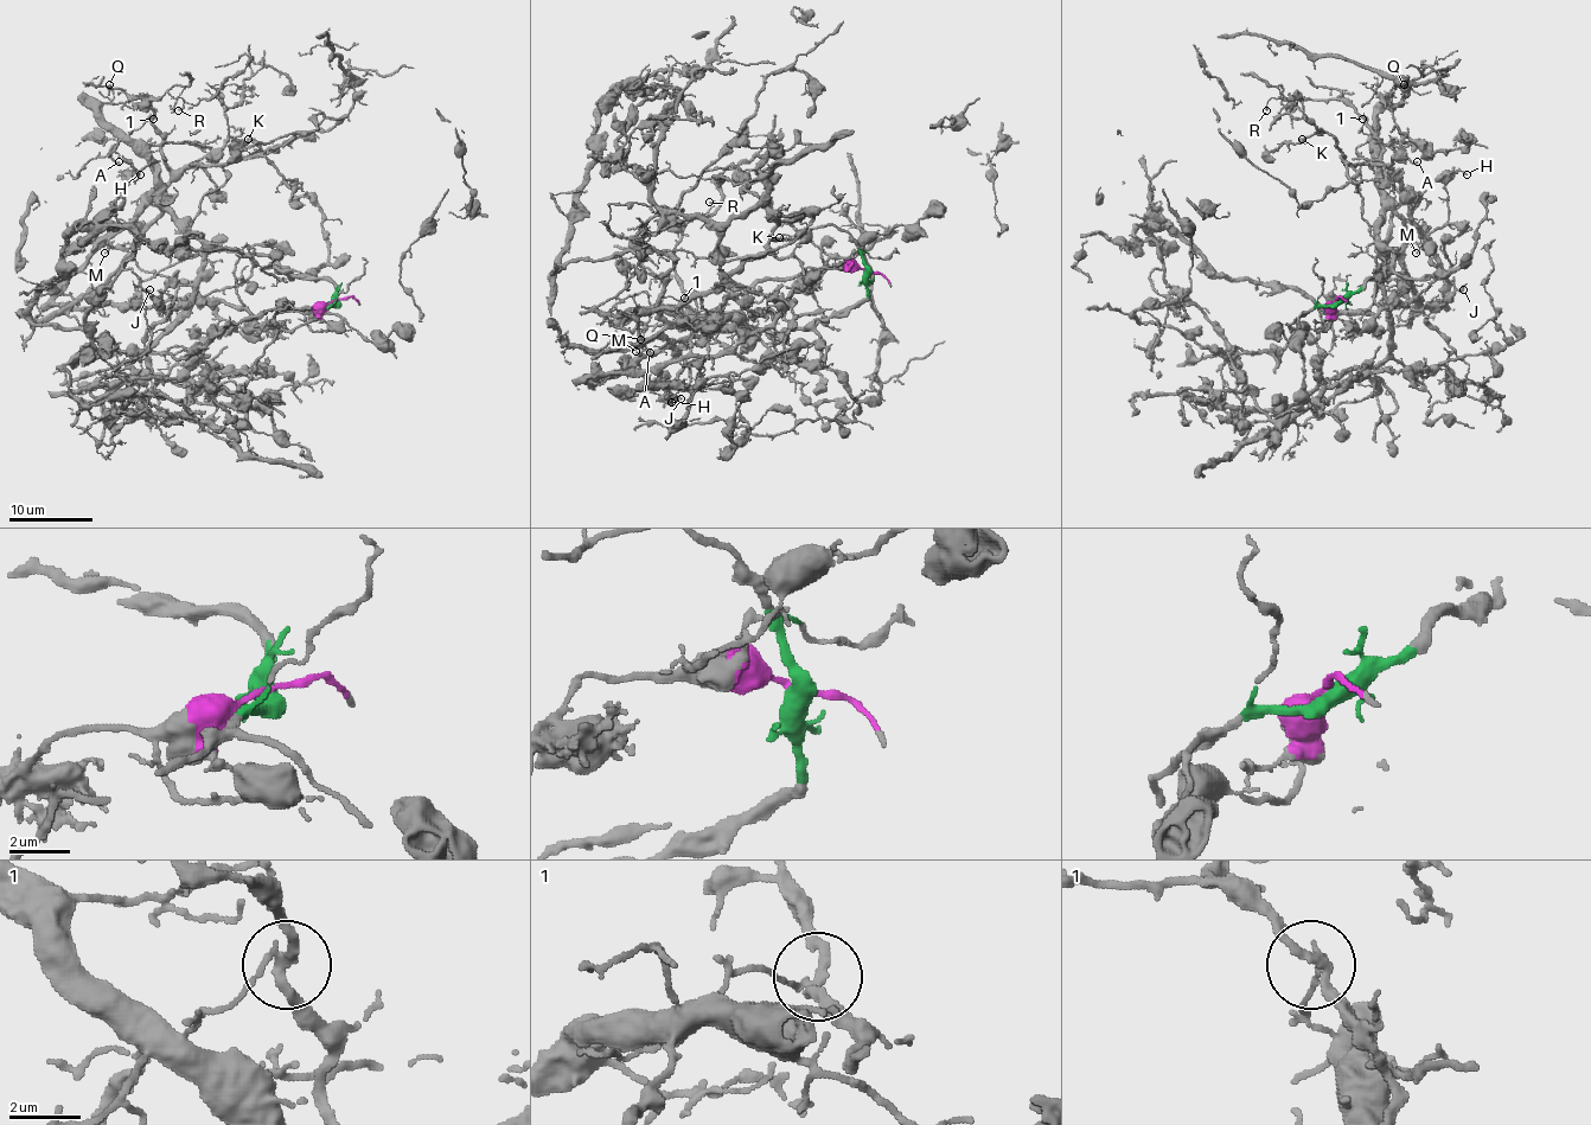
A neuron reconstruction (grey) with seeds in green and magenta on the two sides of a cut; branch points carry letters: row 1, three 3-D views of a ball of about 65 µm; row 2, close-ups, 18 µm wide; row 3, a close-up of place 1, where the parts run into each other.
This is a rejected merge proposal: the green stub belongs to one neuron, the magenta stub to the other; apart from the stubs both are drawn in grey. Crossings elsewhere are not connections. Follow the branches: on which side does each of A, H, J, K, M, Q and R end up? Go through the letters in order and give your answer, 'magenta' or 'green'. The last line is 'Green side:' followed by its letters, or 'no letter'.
A: green
H: magenta
J: magenta
K: magenta
M: magenta
Q: green
R: magenta
Green side: A, Q

